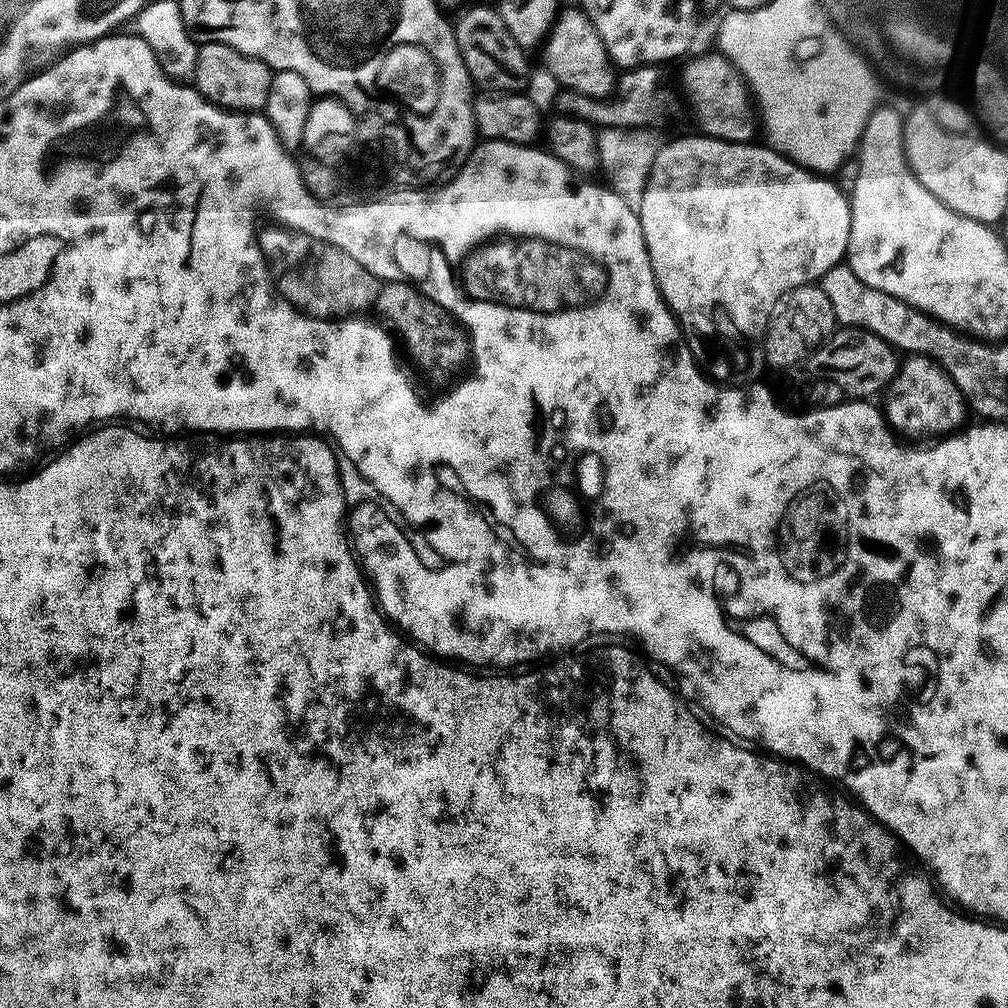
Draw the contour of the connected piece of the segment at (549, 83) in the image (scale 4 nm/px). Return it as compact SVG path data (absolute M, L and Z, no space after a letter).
M645 66L635 69L634 74L619 77L614 97L609 100L561 89L560 84L545 68L533 69L529 80L528 95L537 109L547 112L553 104L557 113L571 114L598 128L664 128L668 119L676 112L676 96L664 85L660 77L661 69L656 66Z

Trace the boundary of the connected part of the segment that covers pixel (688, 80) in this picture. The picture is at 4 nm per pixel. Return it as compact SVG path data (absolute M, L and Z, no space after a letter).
M713 50L705 56L695 56L687 61L689 64L684 68L684 88L696 107L696 116L704 127L701 128L703 135L729 140L731 144L753 143L757 139L758 108L746 91L744 77L734 74L732 63L719 51Z

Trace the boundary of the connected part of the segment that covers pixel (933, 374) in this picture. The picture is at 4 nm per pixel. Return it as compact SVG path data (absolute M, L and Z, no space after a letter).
M909 355L905 360L908 361L905 364L903 361L902 369L887 393L886 419L889 425L899 433L906 432L910 438L920 435L943 438L957 431L965 423L963 420L966 413L966 401L958 386L936 361L926 356Z

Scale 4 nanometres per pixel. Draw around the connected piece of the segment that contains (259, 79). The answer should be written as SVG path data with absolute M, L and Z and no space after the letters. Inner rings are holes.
M200 44L196 50L196 69L191 79L205 100L234 112L259 113L270 98L270 82L274 72L266 62L256 56L247 56L234 46L225 44ZM196 80L196 81L195 81Z

